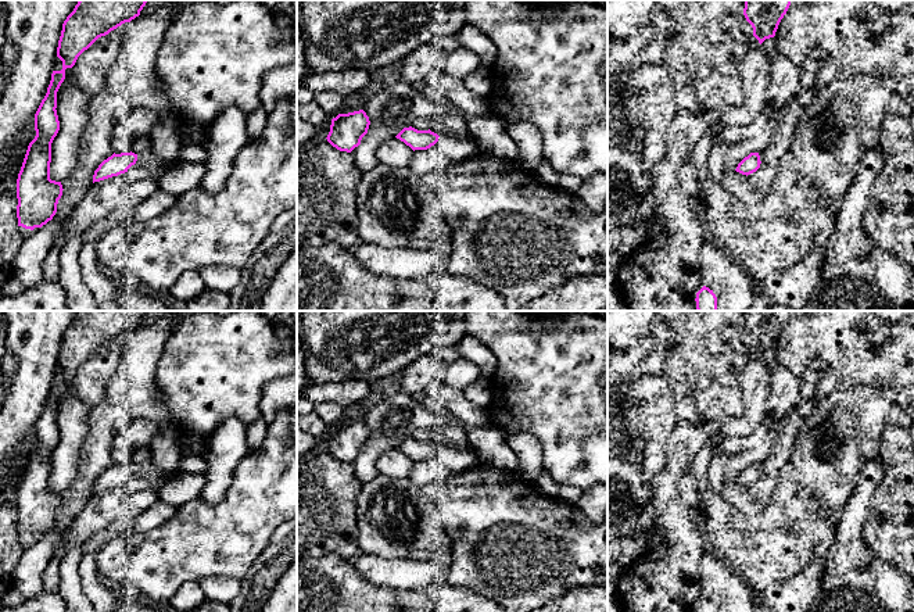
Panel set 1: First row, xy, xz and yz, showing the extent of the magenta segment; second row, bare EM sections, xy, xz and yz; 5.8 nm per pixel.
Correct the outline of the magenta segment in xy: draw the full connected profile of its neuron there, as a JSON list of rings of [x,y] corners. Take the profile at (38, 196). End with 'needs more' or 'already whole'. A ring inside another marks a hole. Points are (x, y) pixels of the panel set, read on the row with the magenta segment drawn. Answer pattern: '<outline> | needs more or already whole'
[[[79,0],[74,11],[62,24],[57,47],[57,57],[62,61],[61,71],[53,71],[47,93],[35,114],[36,136],[29,143],[21,171],[17,179],[17,218],[22,237],[28,237],[53,219],[58,200],[62,196],[61,182],[50,179],[51,143],[60,130],[57,115],[57,92],[65,79],[65,69],[72,68],[78,57],[87,50],[98,37],[108,35],[125,22],[140,15],[148,0]]] | needs more

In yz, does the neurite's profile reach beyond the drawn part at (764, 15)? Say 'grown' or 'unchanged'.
unchanged

